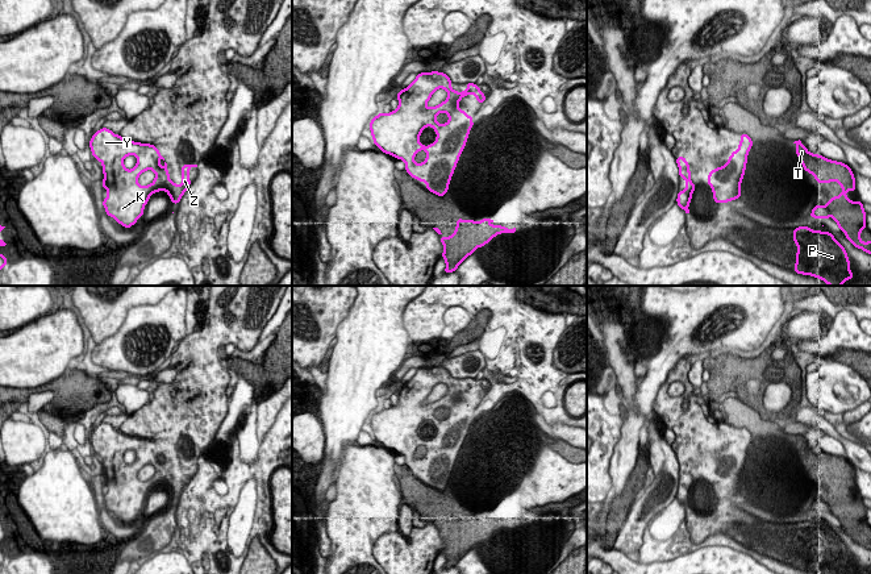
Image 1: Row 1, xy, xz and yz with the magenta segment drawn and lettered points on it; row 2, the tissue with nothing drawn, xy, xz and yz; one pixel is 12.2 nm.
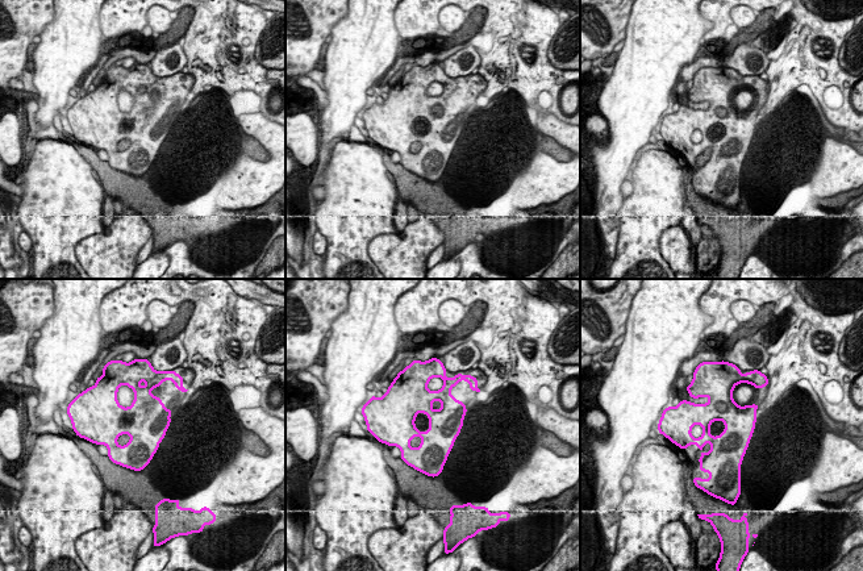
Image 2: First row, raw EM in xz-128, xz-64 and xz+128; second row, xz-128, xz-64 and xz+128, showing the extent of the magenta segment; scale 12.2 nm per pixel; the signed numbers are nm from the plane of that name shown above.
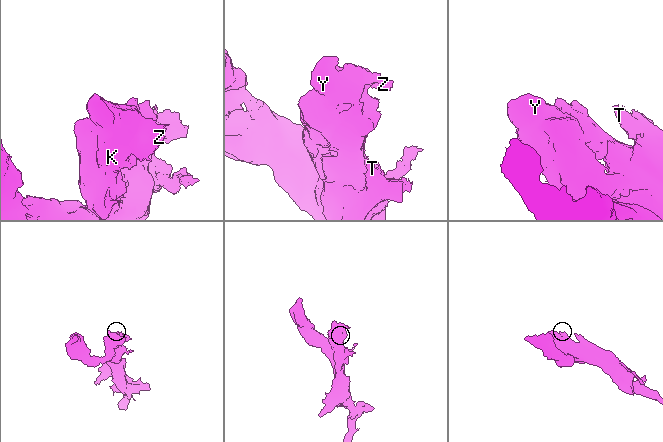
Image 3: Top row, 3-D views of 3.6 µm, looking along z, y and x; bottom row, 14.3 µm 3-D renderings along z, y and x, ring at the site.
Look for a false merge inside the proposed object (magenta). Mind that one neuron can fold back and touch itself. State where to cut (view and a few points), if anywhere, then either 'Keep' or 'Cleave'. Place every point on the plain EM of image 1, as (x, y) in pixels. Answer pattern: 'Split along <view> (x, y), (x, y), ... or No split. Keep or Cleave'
No split. Keep

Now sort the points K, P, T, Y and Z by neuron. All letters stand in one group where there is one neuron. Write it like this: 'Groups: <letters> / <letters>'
Groups: K P T Y Z

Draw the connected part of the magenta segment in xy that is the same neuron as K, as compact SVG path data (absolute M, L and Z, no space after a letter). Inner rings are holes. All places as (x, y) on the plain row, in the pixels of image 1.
M107 423L95 427L88 437L93 453L103 458L103 483L108 486L108 491L101 496L105 502L105 508L113 512L124 523L132 523L143 511L143 502L150 491L158 486L166 486L172 499L178 499L189 483L189 463L197 459L182 459L182 481L170 475L167 458L161 462L161 450L157 441L128 436L120 429L114 429ZM136 450L138 453L136 462L126 465L124 453ZM153 465L155 474L149 481L139 481L138 471Z

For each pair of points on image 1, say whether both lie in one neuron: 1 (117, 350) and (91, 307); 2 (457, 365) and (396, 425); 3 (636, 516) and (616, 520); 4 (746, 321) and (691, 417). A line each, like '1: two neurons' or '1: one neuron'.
1: two neurons
2: two neurons
3: two neurons
4: two neurons

